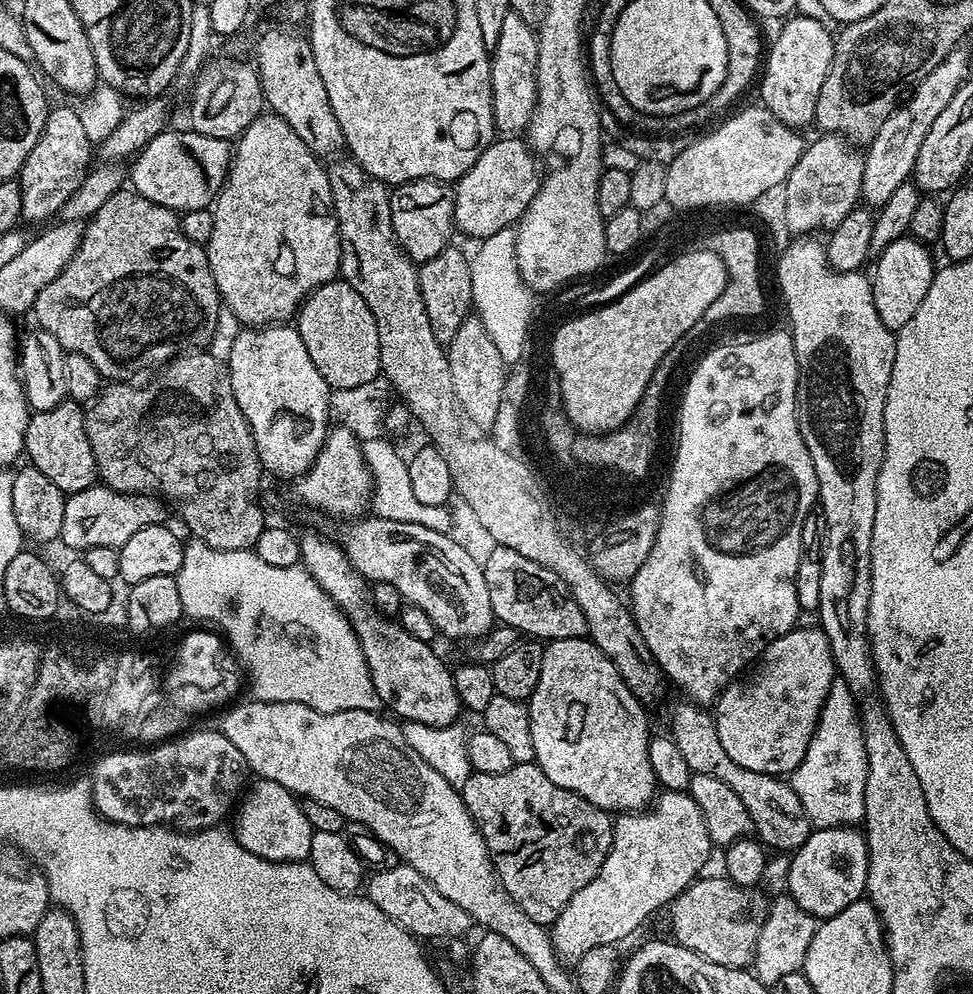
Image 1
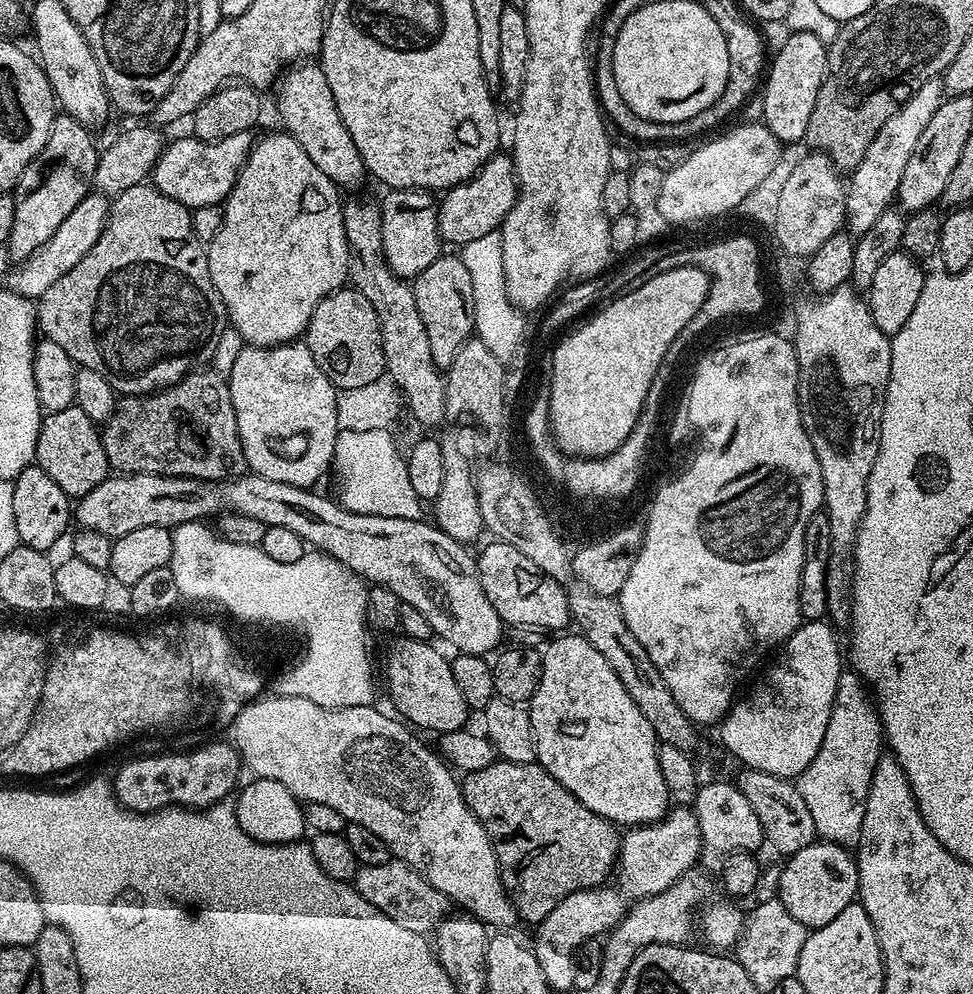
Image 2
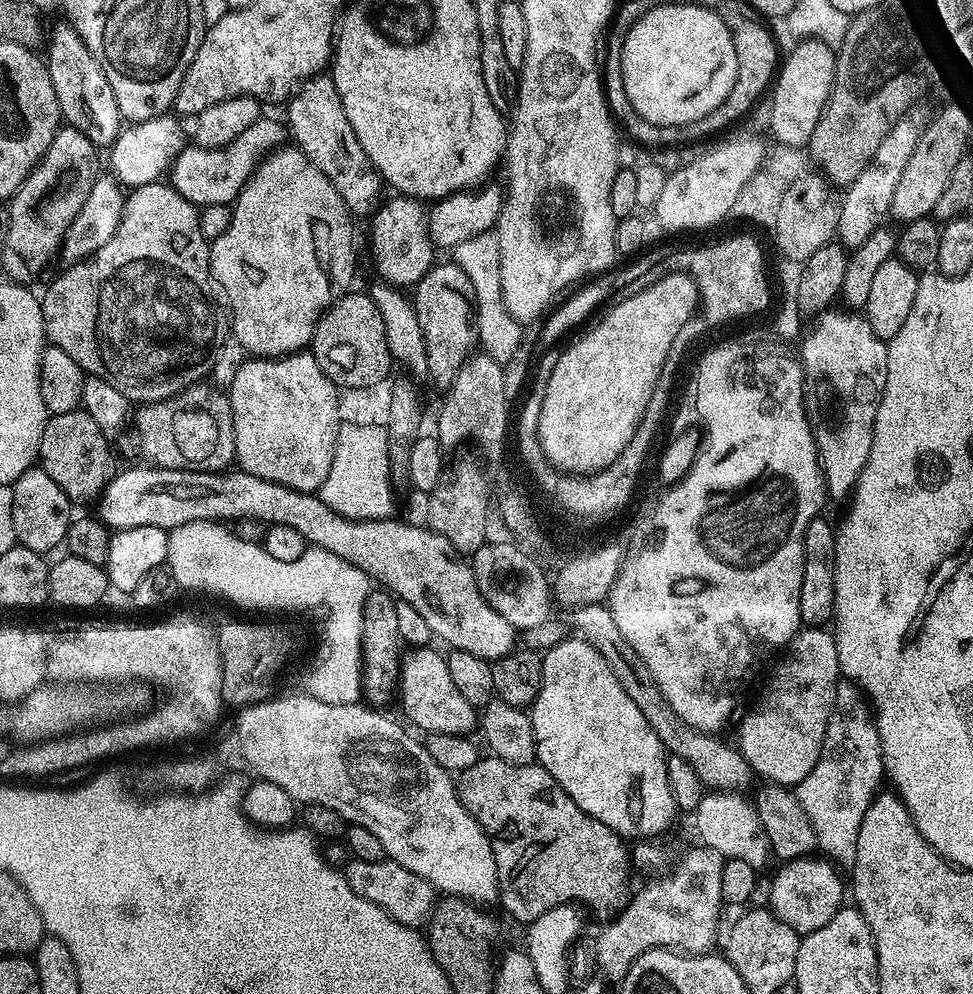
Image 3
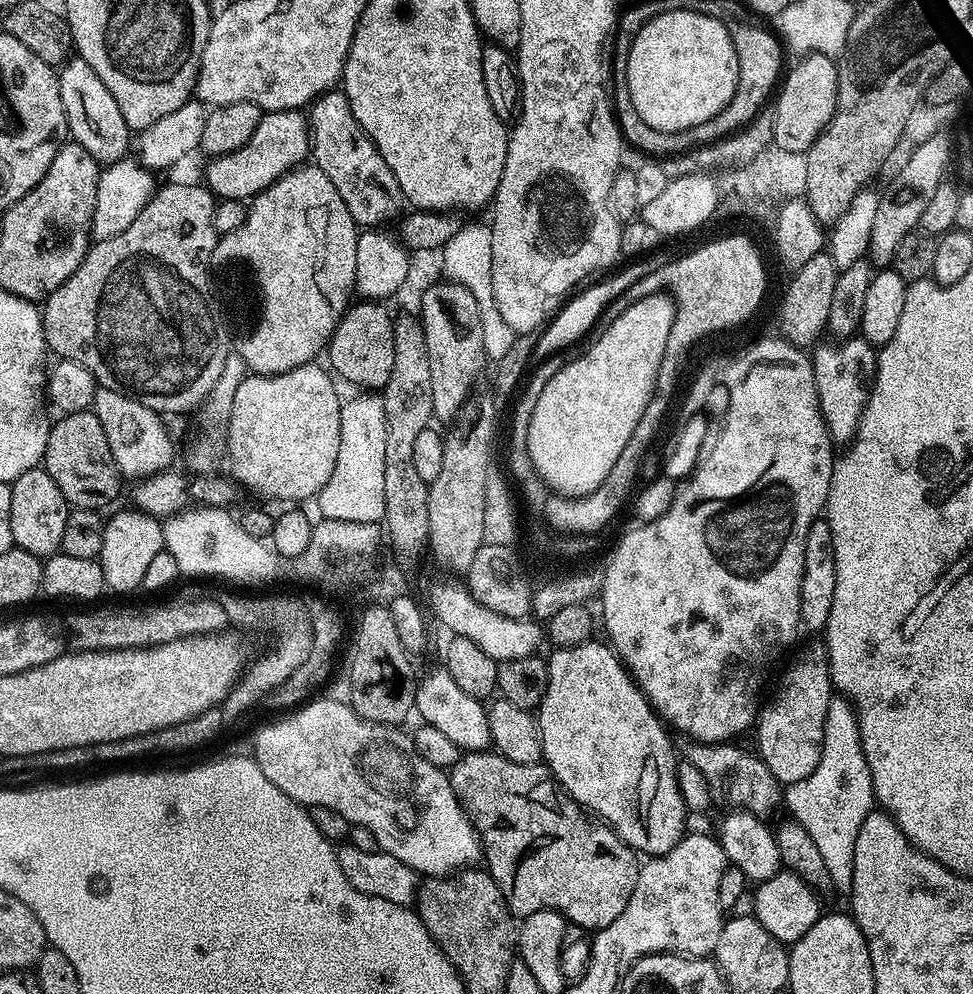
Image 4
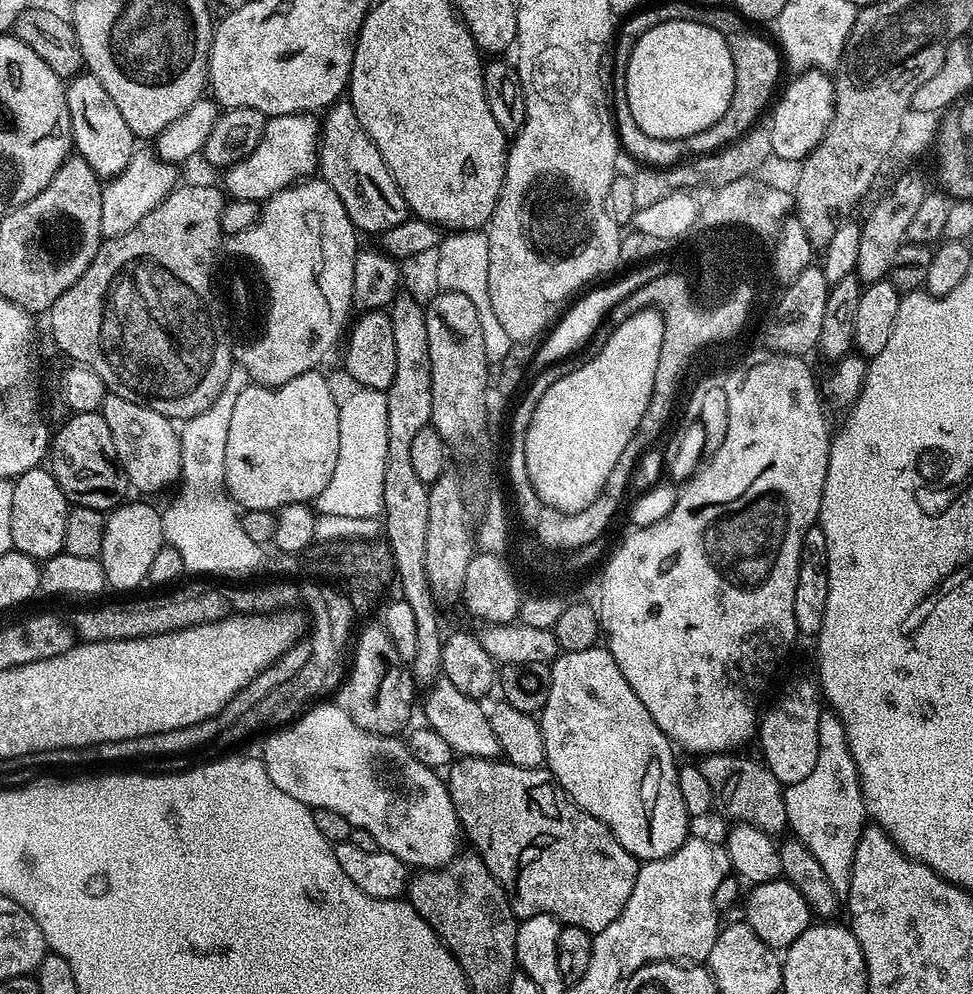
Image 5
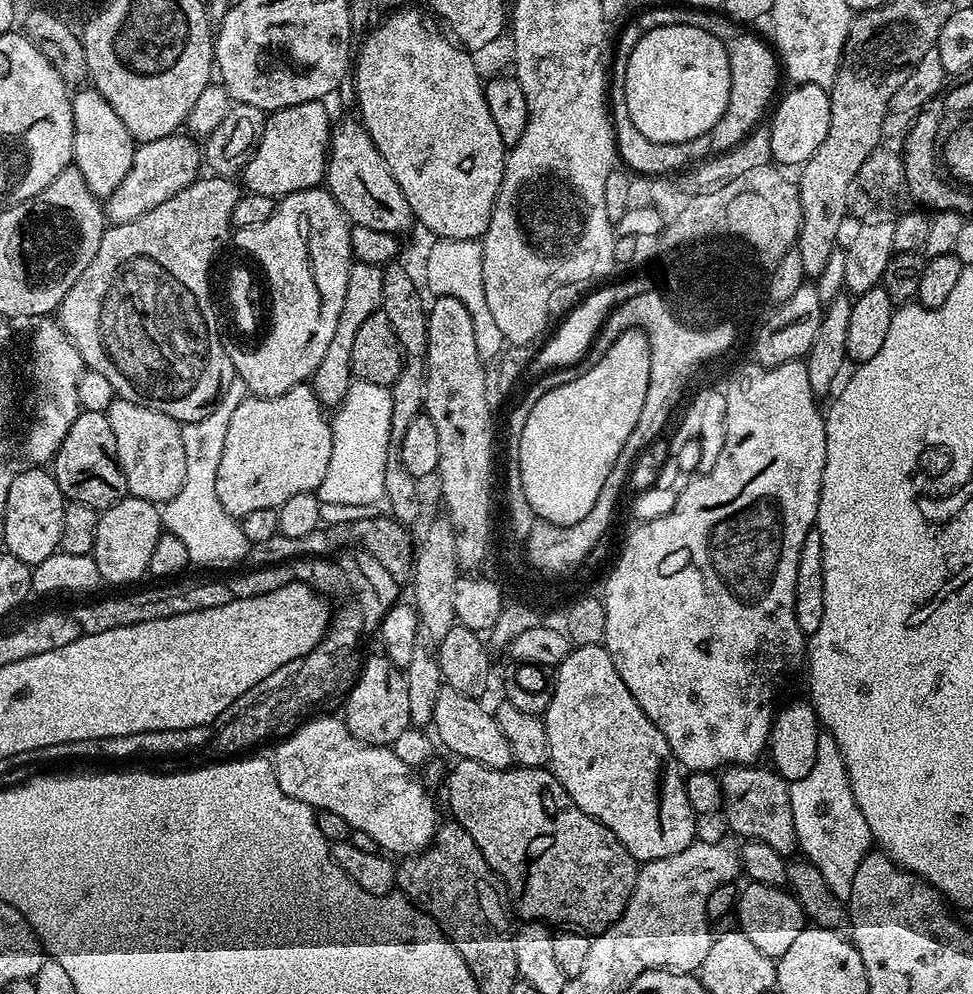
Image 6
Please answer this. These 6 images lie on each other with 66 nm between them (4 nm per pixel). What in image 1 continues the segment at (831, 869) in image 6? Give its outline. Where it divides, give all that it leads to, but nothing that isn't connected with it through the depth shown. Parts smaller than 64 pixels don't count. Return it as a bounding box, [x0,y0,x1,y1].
[790,678,867,829]

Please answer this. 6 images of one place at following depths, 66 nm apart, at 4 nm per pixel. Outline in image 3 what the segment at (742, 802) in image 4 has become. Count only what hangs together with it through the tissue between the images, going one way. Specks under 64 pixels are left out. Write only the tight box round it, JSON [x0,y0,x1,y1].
[571,604,754,793]

